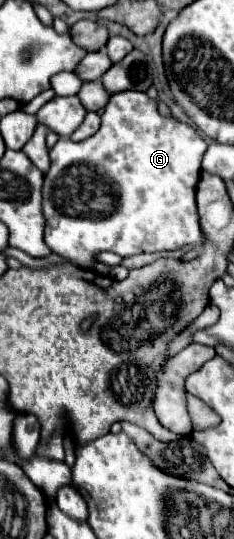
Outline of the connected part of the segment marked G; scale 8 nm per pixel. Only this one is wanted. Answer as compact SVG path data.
M121 91L111 95L101 117L101 129L79 143L61 137L51 149L51 169L43 185L43 215L47 219L45 243L53 253L73 259L91 269L95 253L113 251L121 257L137 253L181 249L185 245L203 245L195 187L201 173L201 159L207 149L201 133L175 117L163 117L157 101L143 91Z

